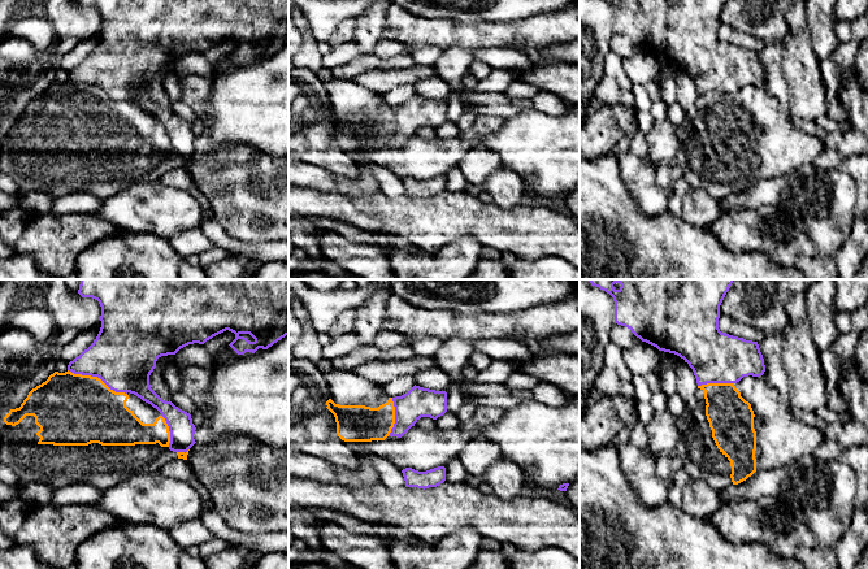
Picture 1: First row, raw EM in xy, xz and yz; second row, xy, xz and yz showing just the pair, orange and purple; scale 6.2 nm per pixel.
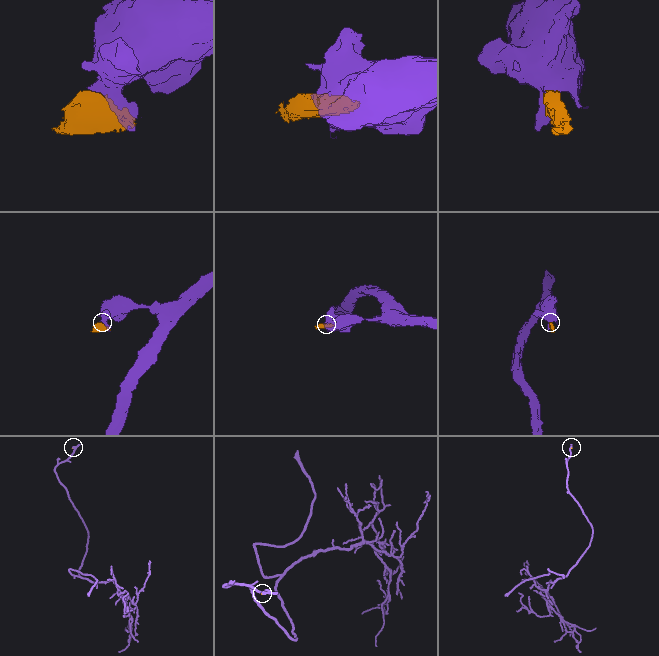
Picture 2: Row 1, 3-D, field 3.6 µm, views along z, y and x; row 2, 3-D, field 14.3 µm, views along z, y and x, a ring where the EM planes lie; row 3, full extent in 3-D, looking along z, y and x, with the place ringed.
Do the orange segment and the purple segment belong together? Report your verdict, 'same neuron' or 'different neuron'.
different neuron

